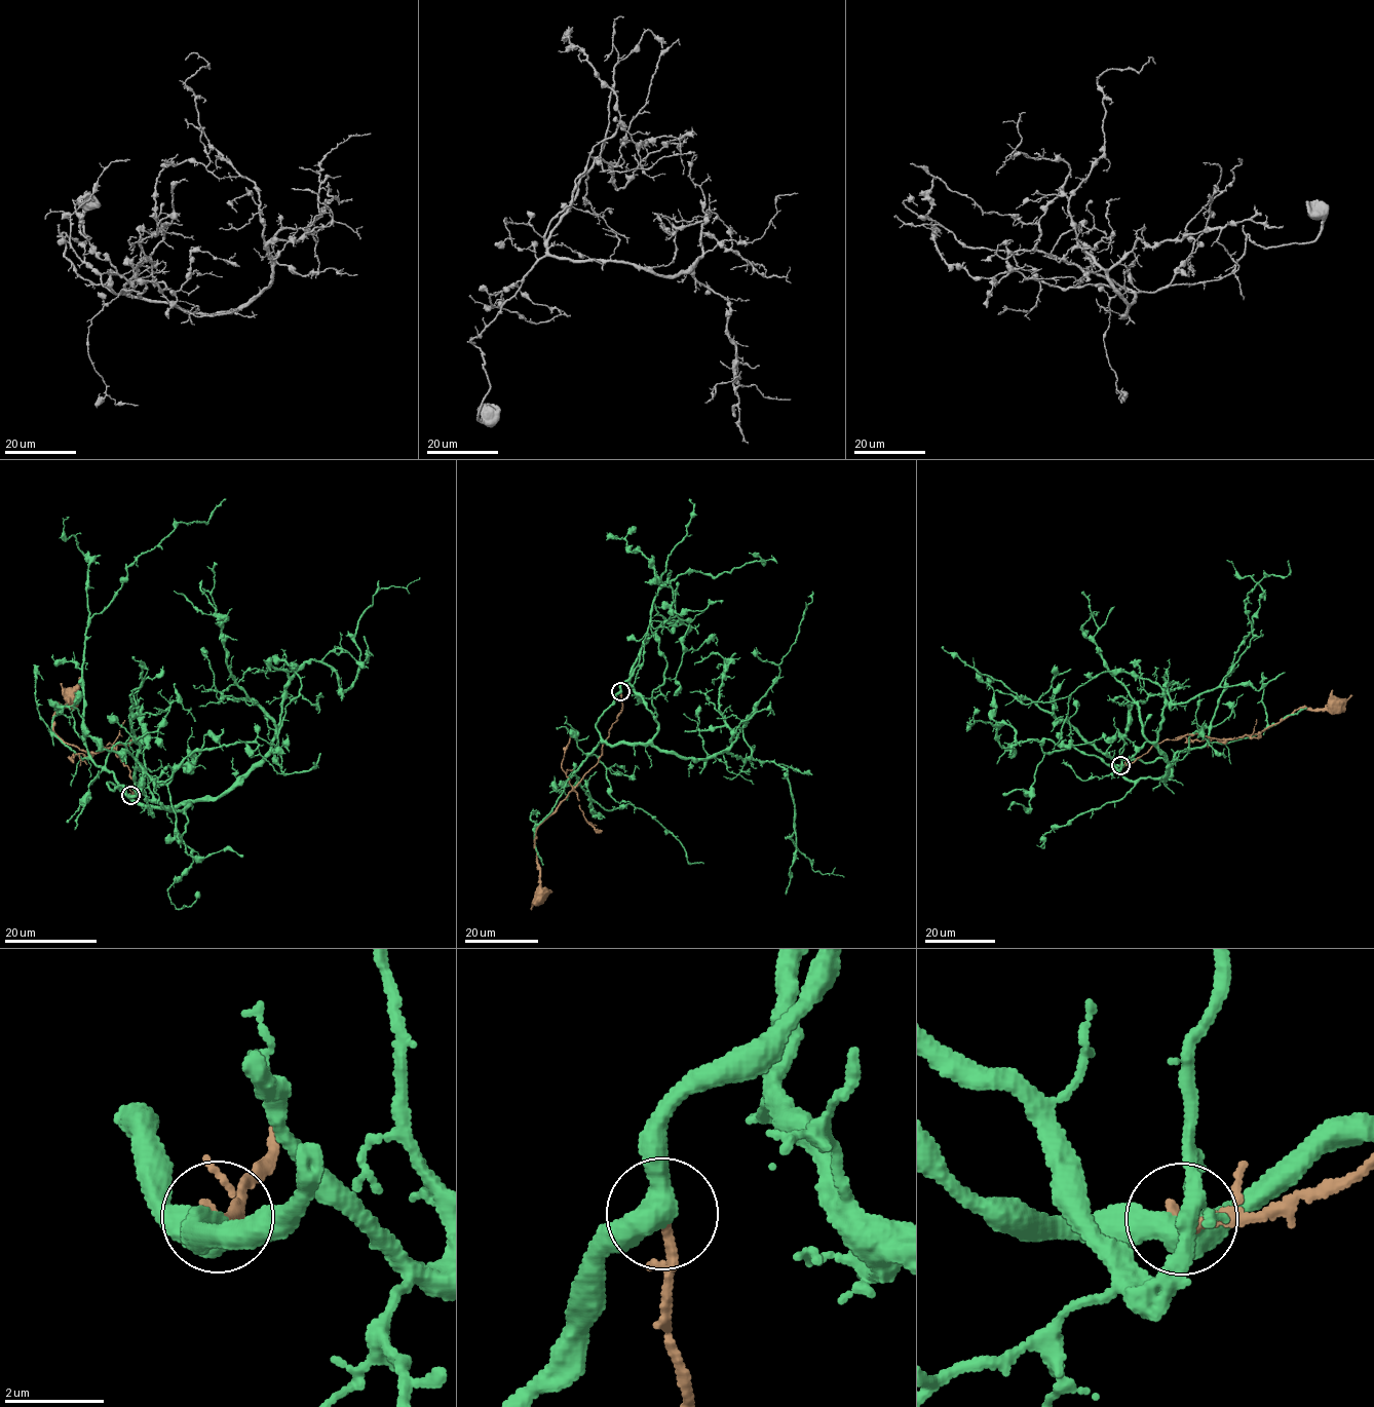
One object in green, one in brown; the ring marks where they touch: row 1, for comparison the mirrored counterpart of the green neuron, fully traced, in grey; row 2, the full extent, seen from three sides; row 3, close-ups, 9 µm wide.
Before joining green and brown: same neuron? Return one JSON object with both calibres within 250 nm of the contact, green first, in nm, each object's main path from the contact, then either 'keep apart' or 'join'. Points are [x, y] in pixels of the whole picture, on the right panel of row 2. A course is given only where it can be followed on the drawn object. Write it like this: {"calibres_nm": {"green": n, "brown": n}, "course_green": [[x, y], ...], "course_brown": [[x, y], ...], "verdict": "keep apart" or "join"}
{"calibres_nm": {"green": 500, "brown": 240}, "course_green": [[1121, 765], [1165, 759], [1168, 777], [1157, 743], [1163, 678], [1173, 704], [1213, 690], [1262, 630]], "course_brown": [[1121, 765], [1129, 765], [1162, 740], [1200, 734], [1238, 738], [1260, 733], [1296, 710], [1330, 710], [1336, 705]], "verdict": "keep apart"}

